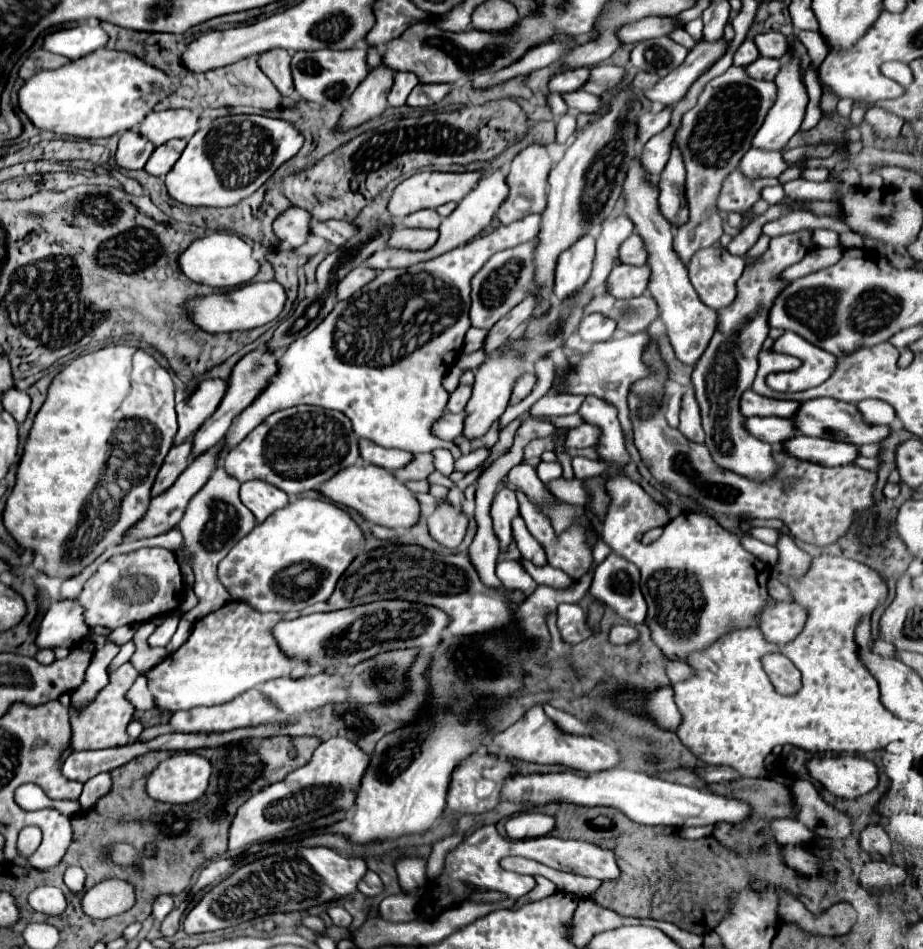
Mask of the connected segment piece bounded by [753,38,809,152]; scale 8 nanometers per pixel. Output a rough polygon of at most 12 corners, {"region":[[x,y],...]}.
{"region":[[781,58],[777,102],[753,138],[759,150],[783,150],[809,102],[799,60]]}

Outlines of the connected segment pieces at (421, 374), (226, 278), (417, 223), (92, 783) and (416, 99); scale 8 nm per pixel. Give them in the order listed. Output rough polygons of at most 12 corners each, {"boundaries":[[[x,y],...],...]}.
{"boundaries":[[[499,224],[381,270],[281,356],[223,454],[297,404],[411,454],[471,328],[471,278],[533,240]],[[237,234],[197,238],[181,272],[213,288],[253,280],[259,264]],[[419,210],[405,216],[405,228],[433,228],[441,224],[435,210]],[[97,774],[83,784],[81,810],[95,806],[109,790],[109,774]],[[419,84],[407,106],[433,106],[449,94],[449,84]]]}

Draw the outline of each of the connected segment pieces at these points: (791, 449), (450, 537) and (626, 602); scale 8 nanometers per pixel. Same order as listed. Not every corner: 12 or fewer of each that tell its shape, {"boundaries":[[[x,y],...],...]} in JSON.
{"boundaries":[[[793,436],[783,448],[799,460],[847,466],[859,446]],[[443,502],[429,516],[431,536],[455,550],[465,538],[469,516]],[[609,554],[589,594],[631,624],[647,606],[639,570]]]}

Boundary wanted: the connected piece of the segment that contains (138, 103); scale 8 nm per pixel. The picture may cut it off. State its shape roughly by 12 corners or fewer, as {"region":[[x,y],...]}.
{"region":[[101,48],[19,88],[39,130],[109,138],[171,94],[161,70]]}

